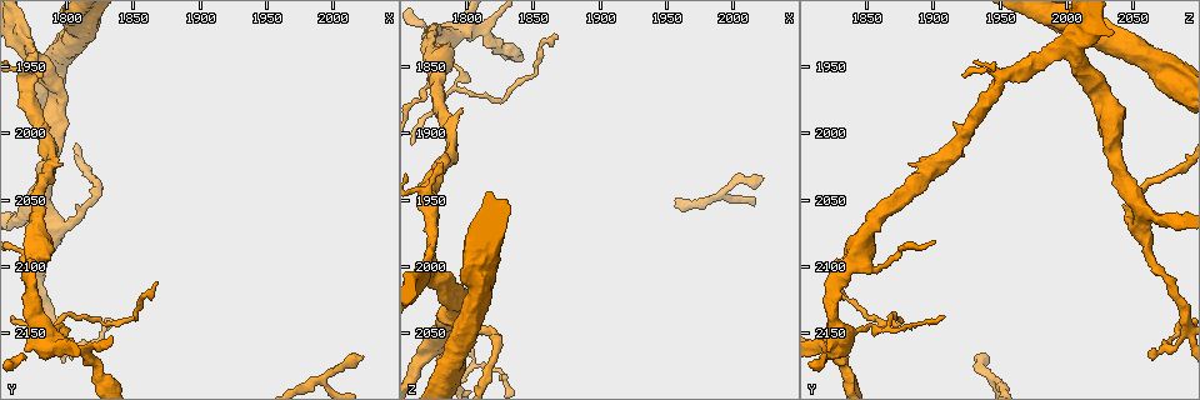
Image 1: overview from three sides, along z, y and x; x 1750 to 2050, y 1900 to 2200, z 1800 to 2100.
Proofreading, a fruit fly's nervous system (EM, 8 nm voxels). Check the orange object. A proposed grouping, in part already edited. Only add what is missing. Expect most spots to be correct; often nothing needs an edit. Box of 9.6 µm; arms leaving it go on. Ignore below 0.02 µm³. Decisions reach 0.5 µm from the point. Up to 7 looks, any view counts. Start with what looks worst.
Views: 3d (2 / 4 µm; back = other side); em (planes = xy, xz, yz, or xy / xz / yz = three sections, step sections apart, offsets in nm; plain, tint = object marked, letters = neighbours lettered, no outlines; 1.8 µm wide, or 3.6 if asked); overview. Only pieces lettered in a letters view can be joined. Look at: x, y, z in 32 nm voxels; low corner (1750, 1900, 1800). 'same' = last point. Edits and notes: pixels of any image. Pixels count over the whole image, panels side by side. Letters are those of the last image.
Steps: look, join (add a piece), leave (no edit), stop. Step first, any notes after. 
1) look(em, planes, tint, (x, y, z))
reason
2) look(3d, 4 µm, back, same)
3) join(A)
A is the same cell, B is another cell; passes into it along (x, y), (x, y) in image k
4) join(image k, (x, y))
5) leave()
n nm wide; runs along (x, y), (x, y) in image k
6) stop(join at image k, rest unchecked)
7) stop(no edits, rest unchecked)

look(em, planes, tint, (1786, 2162, 1826))
thick turns thin

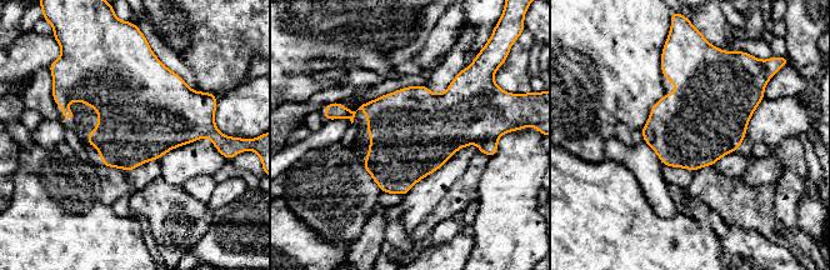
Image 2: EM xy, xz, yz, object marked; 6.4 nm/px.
look(em, planes, letters, same)

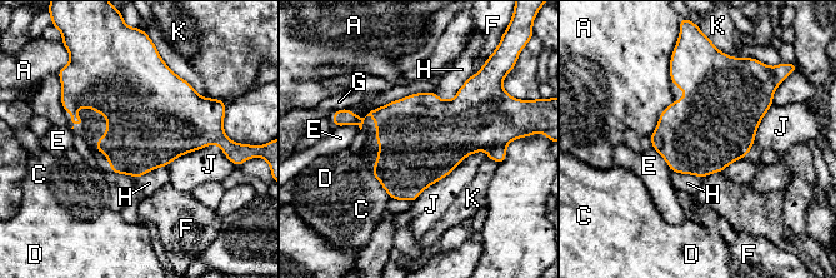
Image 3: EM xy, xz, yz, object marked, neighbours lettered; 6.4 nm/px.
leave()
550 nm wide; A, C, D, E, F, G, H, J and K are other cells; border along (471, 75), (450, 99), (434, 92) in image 3; no lettered piece goes on from it

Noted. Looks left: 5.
look(em, planes, tint, (1776, 2094, 1844))
two arms in line, one across

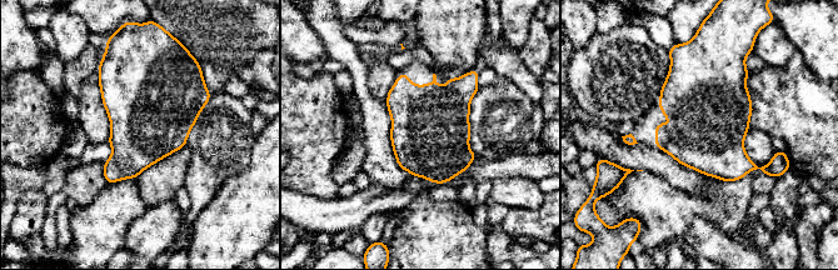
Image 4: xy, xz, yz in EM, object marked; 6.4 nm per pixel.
look(em, planes, letters, same)

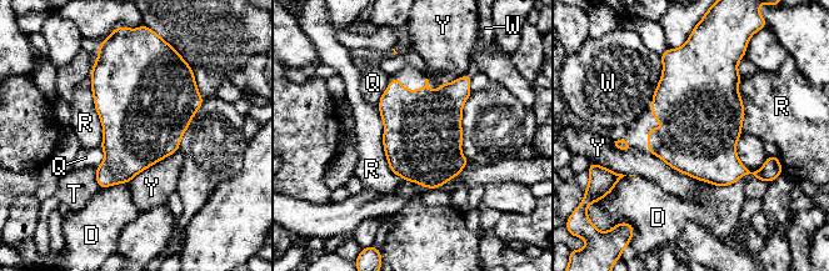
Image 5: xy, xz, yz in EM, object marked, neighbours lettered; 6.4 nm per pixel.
leave()
D, Q, R, T, W and Y are other cells; border along (378, 105), (385, 160), (405, 180) in image 5; none of them fits

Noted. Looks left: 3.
look(3d, 4 µm, (1868, 2114, 1826))
long arm stops here

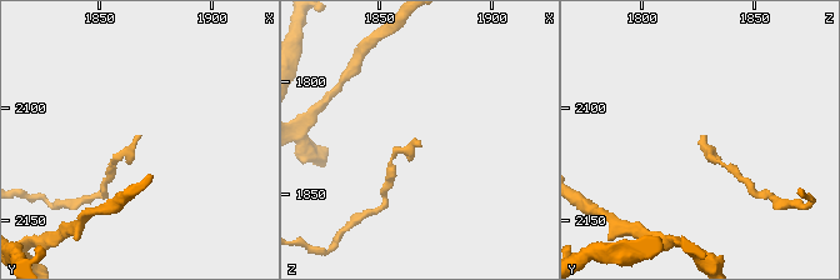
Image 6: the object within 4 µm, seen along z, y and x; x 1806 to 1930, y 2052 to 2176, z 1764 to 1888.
look(em, planes, letters, (1868, 2111, 1827))
now the EM

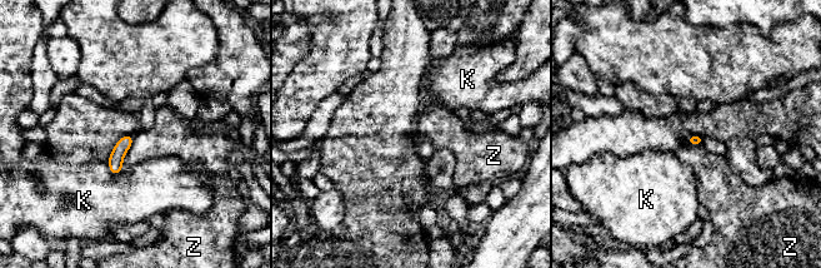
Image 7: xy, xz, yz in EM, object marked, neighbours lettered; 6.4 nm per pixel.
leave()
Z touches over 240 nm; K and Z are other cells; border along (134, 135), (121, 169) in image 7; no lettered piece goes on from it

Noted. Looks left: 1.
stop(no edits, rest unchecked)

